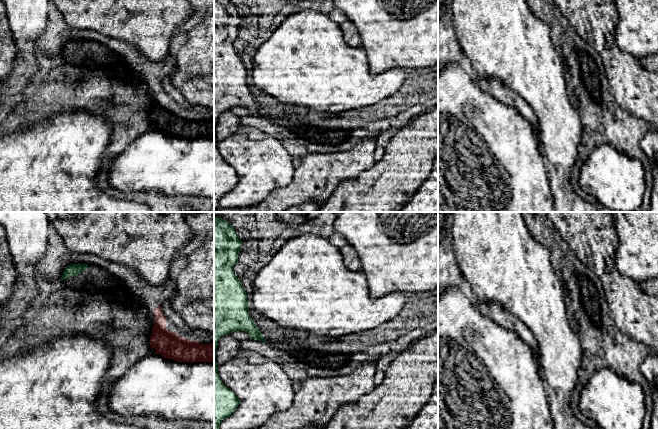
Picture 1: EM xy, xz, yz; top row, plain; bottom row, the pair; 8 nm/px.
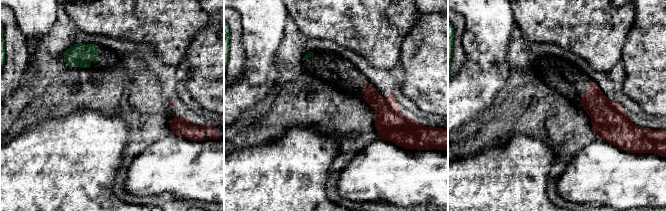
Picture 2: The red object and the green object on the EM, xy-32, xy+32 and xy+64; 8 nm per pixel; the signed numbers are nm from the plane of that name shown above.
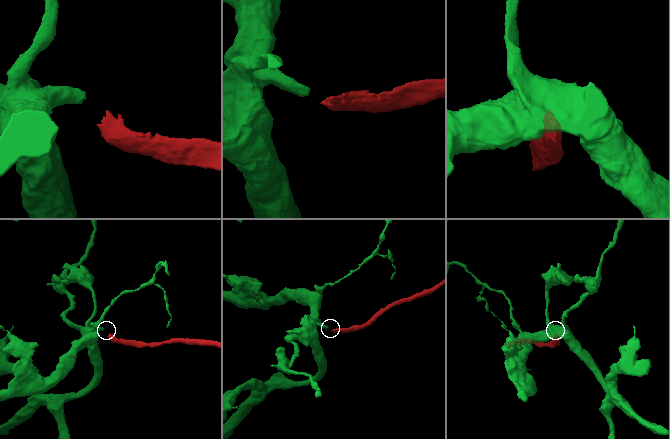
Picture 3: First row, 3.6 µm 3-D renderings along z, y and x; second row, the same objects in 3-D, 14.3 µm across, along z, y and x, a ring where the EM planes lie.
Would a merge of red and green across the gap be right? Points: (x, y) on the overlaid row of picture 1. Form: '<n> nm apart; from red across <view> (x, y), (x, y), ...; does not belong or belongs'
600 nm apart; from red across xy (155, 307), (87, 269); belongs

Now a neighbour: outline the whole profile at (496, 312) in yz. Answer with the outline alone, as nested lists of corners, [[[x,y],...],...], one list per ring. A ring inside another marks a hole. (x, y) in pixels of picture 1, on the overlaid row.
[[[477,302],[476,308],[483,315],[491,318],[495,323],[501,325],[502,327],[508,330],[516,332],[530,346],[542,371],[539,361],[538,343],[532,332],[521,320],[519,320],[509,311],[507,311],[504,307],[494,302],[488,302],[488,303]]]

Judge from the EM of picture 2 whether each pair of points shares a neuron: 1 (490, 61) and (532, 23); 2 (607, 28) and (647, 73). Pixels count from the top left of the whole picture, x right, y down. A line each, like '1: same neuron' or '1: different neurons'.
1: different neurons
2: different neurons

